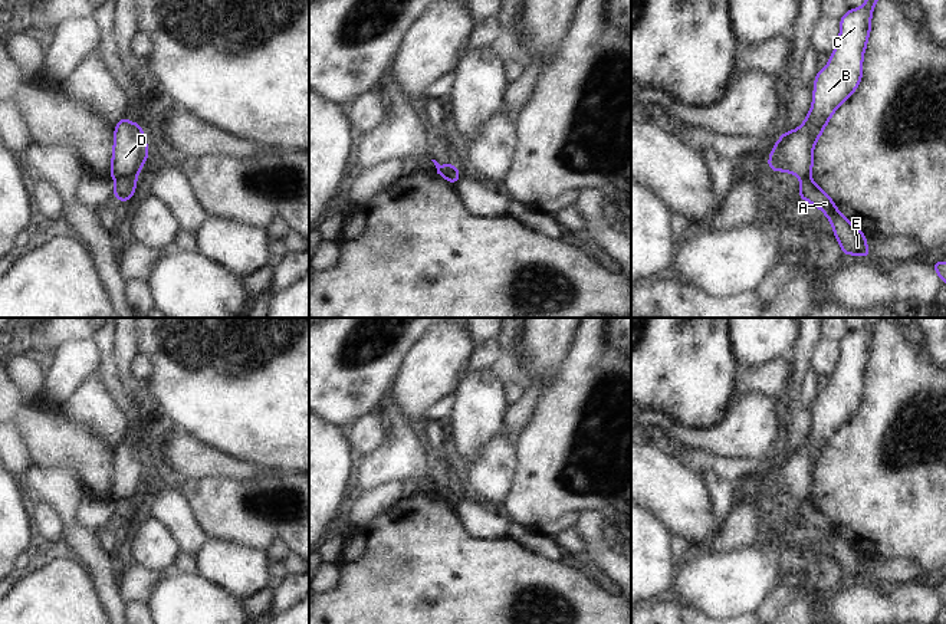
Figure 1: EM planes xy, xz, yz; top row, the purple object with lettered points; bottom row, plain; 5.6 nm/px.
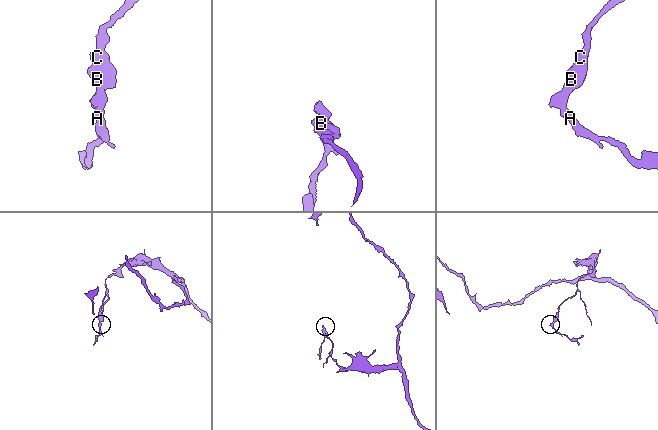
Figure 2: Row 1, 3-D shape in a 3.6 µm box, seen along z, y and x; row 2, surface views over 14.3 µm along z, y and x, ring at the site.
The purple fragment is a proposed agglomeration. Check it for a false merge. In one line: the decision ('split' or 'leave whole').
split

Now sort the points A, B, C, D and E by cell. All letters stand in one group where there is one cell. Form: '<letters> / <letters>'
A E / B C D

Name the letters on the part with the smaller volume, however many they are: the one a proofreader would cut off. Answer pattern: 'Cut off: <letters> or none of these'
Cut off: A, E

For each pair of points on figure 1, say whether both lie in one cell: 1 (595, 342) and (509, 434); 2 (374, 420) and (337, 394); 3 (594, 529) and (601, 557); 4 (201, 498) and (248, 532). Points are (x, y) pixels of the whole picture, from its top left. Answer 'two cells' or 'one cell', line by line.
1: two cells
2: two cells
3: one cell
4: one cell

